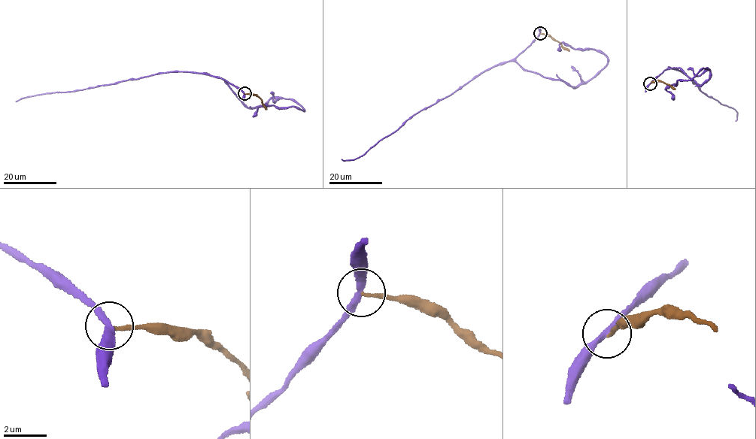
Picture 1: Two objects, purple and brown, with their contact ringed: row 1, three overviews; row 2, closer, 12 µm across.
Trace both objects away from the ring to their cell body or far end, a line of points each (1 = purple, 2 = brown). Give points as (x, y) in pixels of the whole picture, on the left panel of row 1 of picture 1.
1: (244, 93), (220, 78), (180, 71), (151, 74), (80, 89), (38, 94), (16, 101)
2: (244, 94), (259, 96), (267, 110)

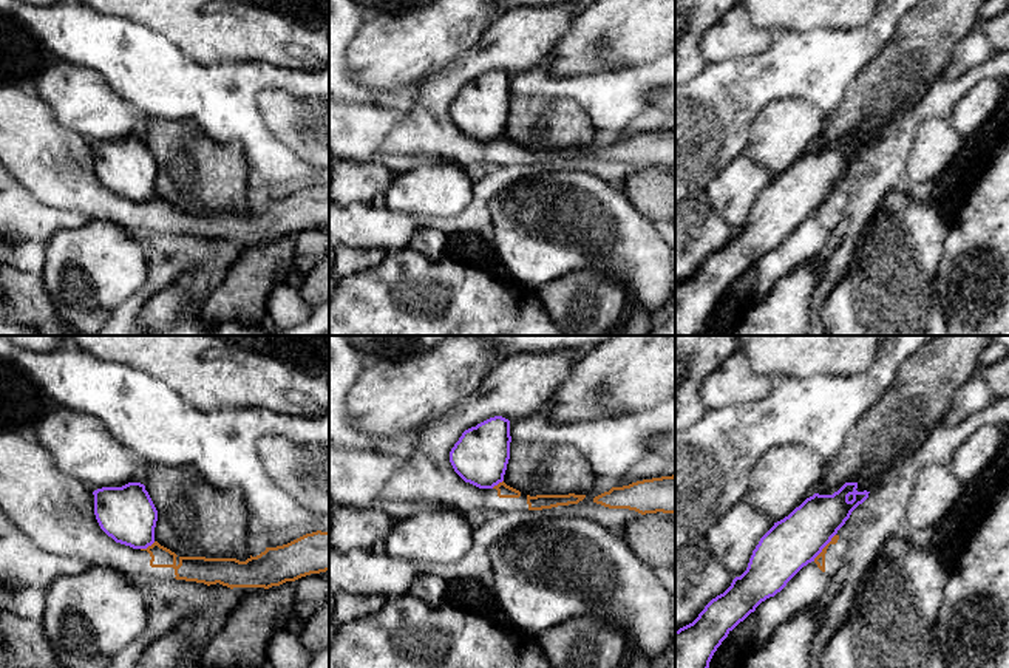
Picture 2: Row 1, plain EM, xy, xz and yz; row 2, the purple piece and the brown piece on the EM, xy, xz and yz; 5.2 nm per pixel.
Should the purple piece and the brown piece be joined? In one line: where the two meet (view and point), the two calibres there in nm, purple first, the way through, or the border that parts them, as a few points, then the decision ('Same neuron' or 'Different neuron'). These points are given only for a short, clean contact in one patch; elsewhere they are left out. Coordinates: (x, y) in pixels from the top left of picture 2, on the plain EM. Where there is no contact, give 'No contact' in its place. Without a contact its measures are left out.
Touches purple at yz (824, 200). Thickness 280 nm (purple) against 60 nm. Boundary: yz (835, 187), (813, 214). Different neuron

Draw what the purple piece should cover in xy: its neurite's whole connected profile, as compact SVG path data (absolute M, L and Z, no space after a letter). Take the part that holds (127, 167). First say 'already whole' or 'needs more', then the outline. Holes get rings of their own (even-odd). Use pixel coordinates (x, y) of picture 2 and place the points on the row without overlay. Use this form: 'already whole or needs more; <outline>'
already whole; M141 136L102 141L93 145L100 182L116 196L147 203L155 196L158 164Z

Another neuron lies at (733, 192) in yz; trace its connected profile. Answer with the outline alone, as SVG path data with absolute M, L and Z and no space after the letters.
M742 153L714 178L705 193L709 206L736 232L746 224L753 204L773 179L769 170Z

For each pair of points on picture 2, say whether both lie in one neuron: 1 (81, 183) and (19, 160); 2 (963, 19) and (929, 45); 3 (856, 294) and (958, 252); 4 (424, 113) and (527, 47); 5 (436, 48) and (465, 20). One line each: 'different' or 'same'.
1: same
2: same
3: different
4: same
5: same

